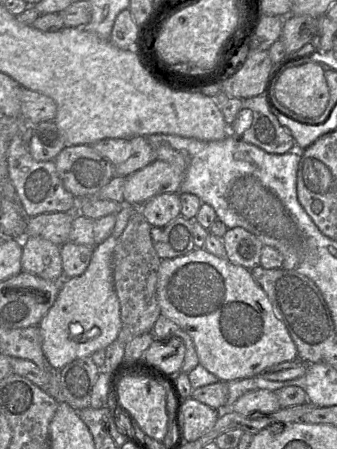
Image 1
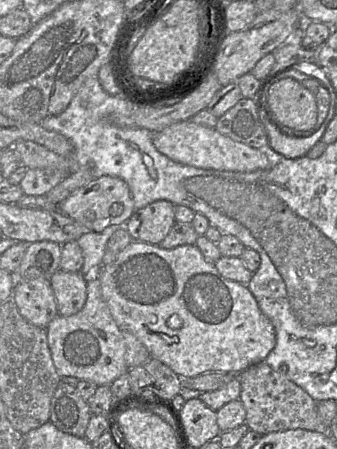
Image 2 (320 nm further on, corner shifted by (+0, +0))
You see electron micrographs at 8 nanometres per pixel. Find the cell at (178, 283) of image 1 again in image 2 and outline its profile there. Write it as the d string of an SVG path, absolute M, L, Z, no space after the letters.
M133 241L119 253L112 263L99 267L98 279L100 281L103 299L120 331L126 330L131 332L147 348L152 358L167 365L182 379L190 379L212 372L240 374L249 367L263 362L276 345L274 327L260 310L256 299L247 285L224 278L216 269L214 263L208 261L195 244L164 249L159 245Z

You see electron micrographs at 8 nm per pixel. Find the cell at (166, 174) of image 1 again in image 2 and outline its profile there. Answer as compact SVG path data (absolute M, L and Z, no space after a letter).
M101 176L94 178L87 185L58 205L58 211L69 216L88 231L102 232L112 225L125 225L135 211L130 189L125 181L118 177Z

